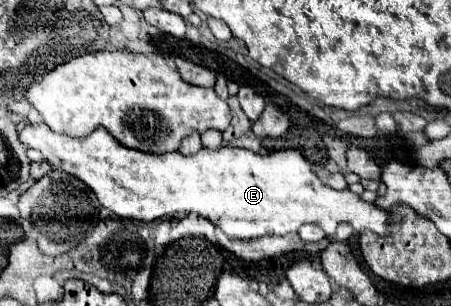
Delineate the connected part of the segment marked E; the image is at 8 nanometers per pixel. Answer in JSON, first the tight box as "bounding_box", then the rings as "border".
{"bounding_box":[19,123,391,239],"border":[[[33,123],[19,133],[19,139],[27,147],[39,149],[55,169],[87,183],[105,209],[131,221],[151,223],[163,215],[191,211],[217,221],[235,239],[297,233],[303,223],[315,223],[327,235],[333,235],[341,223],[349,223],[357,233],[371,229],[379,235],[385,235],[391,225],[389,215],[373,203],[365,203],[349,189],[335,191],[323,185],[303,155],[293,149],[259,155],[225,145],[219,151],[203,147],[191,157],[181,153],[153,155],[119,145],[103,127],[87,137],[69,137]]]}

